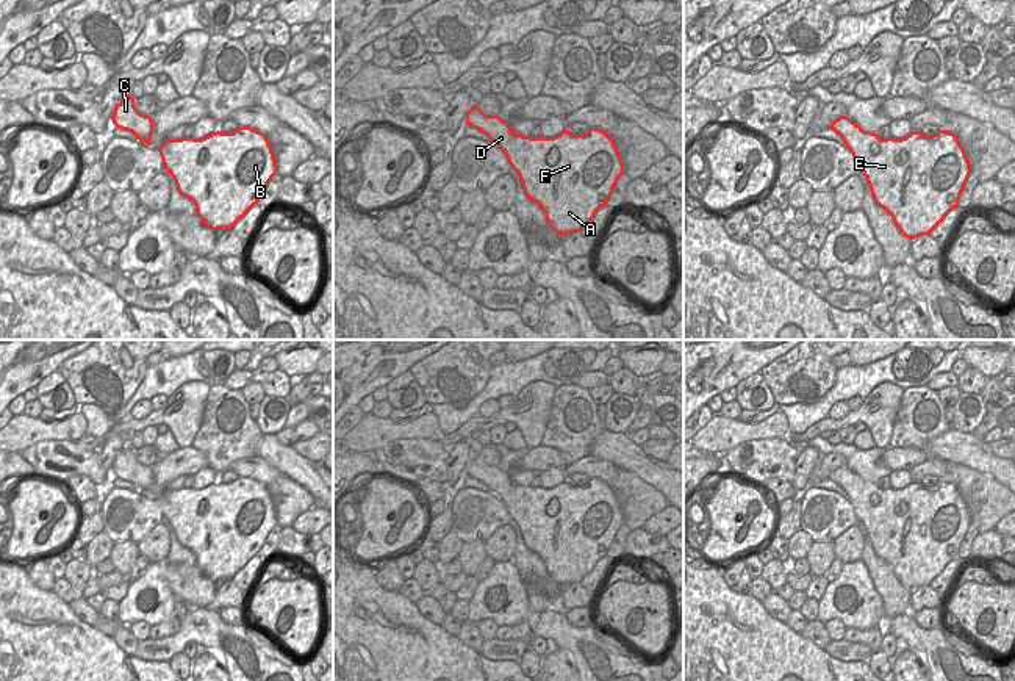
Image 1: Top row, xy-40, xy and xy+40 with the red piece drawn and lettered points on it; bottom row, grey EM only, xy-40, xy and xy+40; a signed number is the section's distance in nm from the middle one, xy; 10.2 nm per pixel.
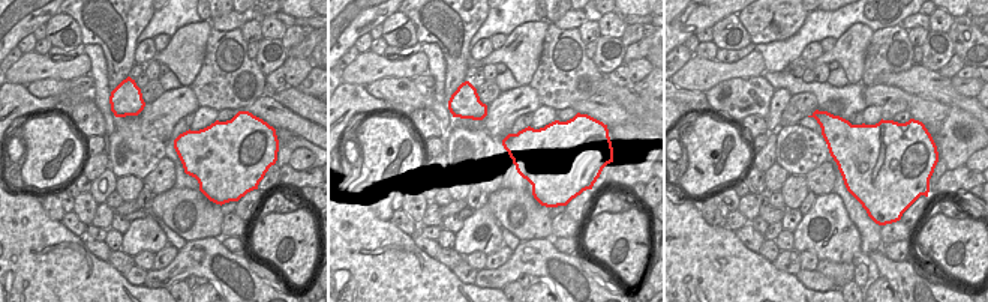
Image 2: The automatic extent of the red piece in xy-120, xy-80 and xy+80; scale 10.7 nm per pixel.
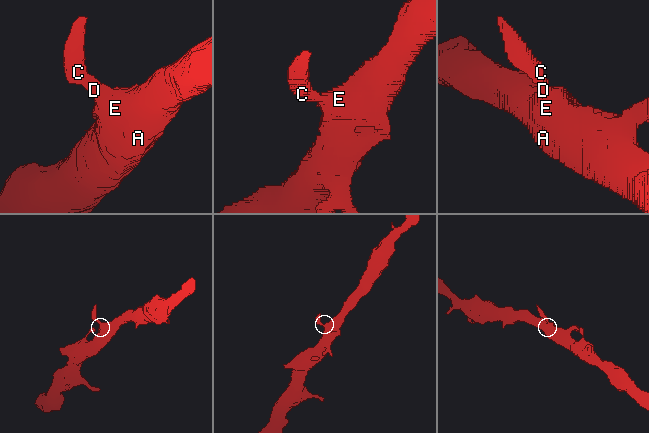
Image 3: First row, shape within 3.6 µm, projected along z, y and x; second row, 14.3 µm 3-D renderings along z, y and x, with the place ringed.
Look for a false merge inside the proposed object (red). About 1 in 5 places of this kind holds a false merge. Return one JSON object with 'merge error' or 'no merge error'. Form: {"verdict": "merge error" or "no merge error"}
{"verdict": "no merge error"}

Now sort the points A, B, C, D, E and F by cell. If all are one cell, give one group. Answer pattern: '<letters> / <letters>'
A B C D E F

